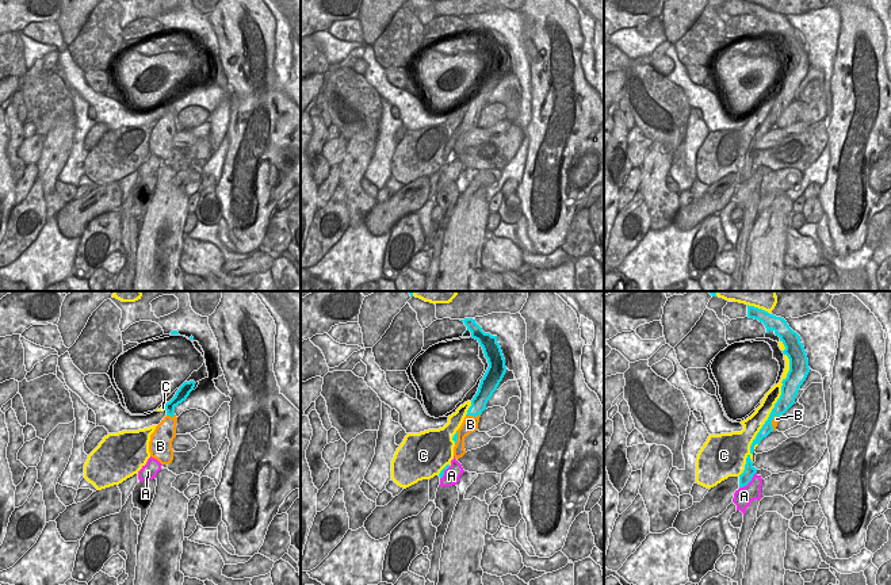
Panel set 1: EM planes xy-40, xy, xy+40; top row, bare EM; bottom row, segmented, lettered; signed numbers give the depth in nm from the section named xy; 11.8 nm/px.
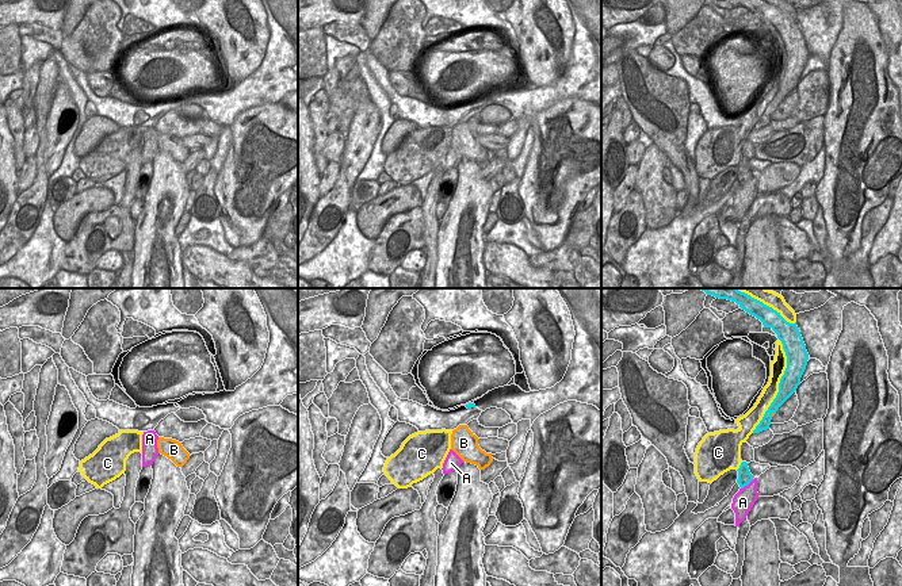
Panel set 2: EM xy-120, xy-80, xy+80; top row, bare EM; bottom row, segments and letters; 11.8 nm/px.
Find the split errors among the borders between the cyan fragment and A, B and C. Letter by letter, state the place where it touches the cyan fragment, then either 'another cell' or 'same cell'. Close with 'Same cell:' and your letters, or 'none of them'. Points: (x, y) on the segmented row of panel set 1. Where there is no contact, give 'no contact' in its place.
A: meets cyan in xy+40 at (749, 481); another cell
B: meets cyan in xy at (473, 415); another cell
C: meets cyan in xy+40 at (769, 415); another cell
Same cell: none of them

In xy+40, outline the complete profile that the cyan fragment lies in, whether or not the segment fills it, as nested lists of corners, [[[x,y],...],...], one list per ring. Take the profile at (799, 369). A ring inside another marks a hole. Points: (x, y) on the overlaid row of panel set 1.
[[[749,305],[747,317],[762,322],[766,328],[766,333],[773,330],[785,347],[783,353],[789,359],[789,371],[787,374],[787,378],[781,382],[781,395],[750,446],[750,454],[753,454],[754,446],[760,444],[764,437],[773,432],[772,420],[776,416],[780,417],[781,414],[784,414],[795,404],[798,391],[806,381],[810,372],[810,367],[803,343],[800,341],[800,336],[789,328],[784,318],[776,317],[762,309]]]

